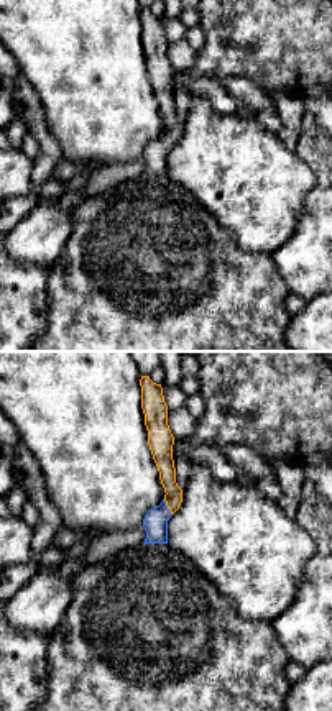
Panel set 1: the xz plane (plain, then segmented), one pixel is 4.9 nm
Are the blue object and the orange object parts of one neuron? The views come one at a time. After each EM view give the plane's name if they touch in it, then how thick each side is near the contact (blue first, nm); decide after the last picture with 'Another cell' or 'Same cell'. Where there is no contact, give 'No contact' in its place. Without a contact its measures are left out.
Touches blue in xz. Thickness 120 nm (blue) against 100 nm

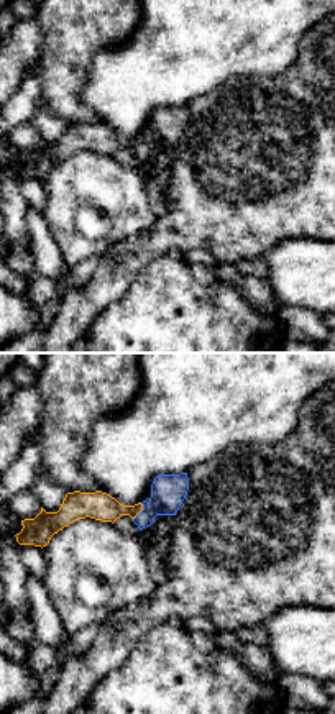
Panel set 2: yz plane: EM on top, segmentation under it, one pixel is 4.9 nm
Touches blue in yz. Thickness 170 nm (blue) against 140 nm

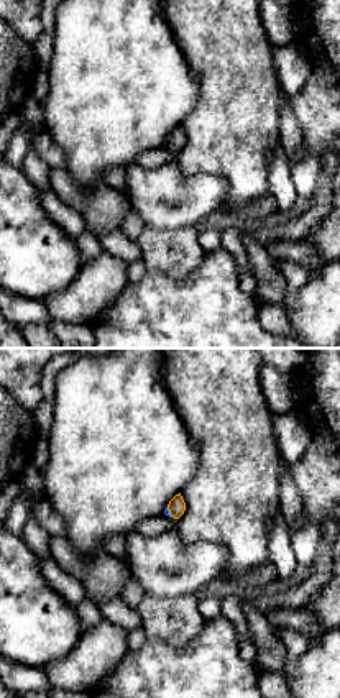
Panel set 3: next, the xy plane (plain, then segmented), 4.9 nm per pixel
Touches blue in xy. Thickness 20 nm (blue) against 90 nm

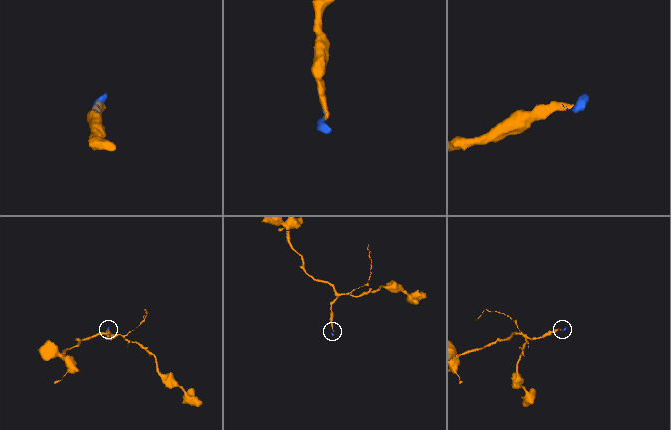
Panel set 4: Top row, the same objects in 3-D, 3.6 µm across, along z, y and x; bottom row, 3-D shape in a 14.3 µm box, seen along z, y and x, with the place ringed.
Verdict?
Same cell

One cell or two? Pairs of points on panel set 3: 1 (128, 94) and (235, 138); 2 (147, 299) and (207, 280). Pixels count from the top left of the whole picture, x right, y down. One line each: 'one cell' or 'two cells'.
1: two cells
2: one cell

